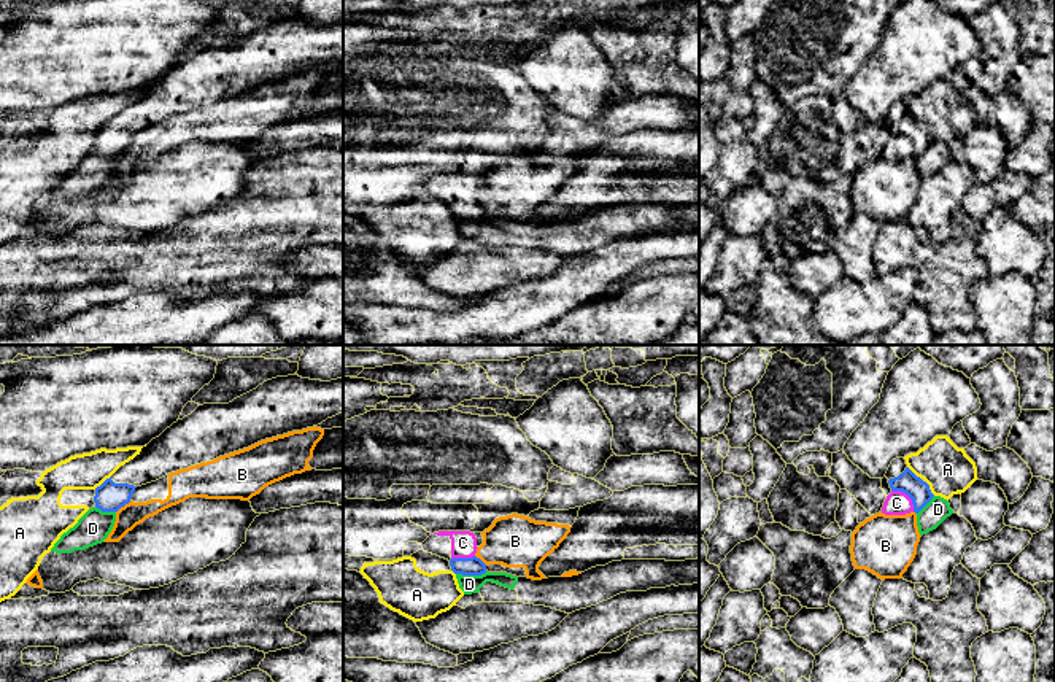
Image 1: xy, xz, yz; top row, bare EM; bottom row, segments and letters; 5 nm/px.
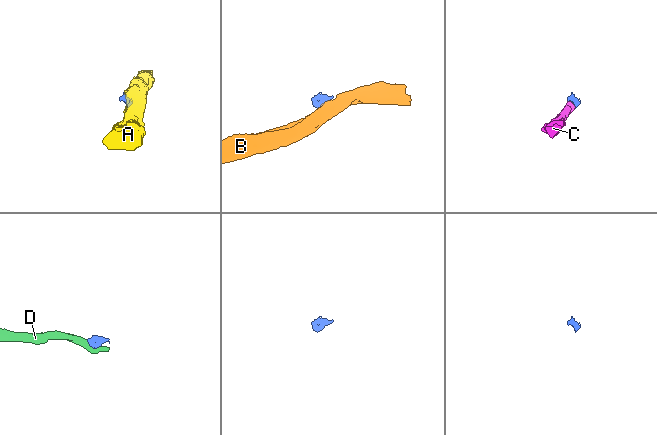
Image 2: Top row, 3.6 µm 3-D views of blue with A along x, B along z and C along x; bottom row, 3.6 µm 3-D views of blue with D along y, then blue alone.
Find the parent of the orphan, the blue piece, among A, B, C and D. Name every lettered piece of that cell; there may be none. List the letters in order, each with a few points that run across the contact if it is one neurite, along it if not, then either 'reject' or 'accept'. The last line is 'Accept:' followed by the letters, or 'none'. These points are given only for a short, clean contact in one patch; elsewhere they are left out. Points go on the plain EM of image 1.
A: xy (110, 120), (94, 132) | reject
B: xy (131, 145), (116, 156) | reject
C: yz (908, 126), (908, 139), (896, 147) | accept
D: xz (486, 215), (480, 218), (456, 218) | reject
Accept: C

